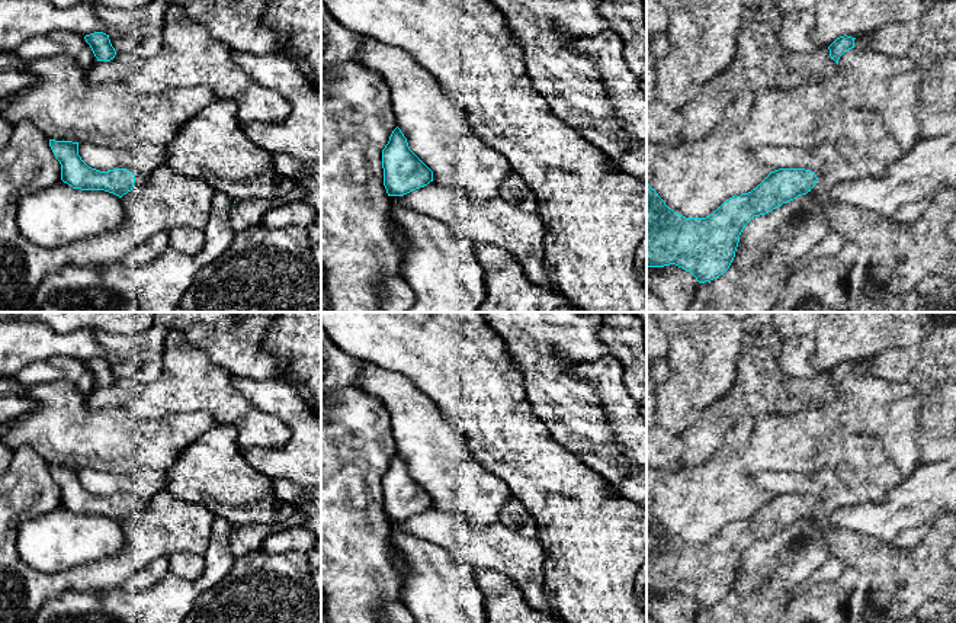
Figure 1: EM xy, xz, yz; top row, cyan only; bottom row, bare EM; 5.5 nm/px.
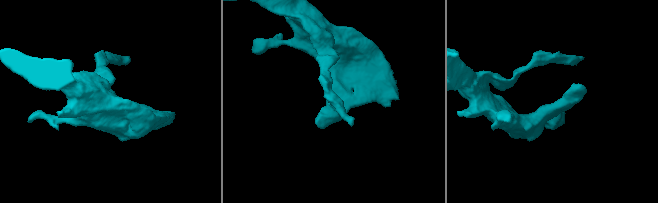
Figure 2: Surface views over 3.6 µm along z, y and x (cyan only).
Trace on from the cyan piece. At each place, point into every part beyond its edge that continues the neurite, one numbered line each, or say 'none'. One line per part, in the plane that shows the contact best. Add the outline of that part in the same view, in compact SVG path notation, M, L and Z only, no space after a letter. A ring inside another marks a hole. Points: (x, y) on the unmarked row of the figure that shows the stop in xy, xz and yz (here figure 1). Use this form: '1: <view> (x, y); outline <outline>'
1: yz (814, 527); outline M822 500L806 520L796 523L802 529L802 539L805 542L827 542L822 536L834 532L830 524L834 511L835 508L828 507L827 500Z

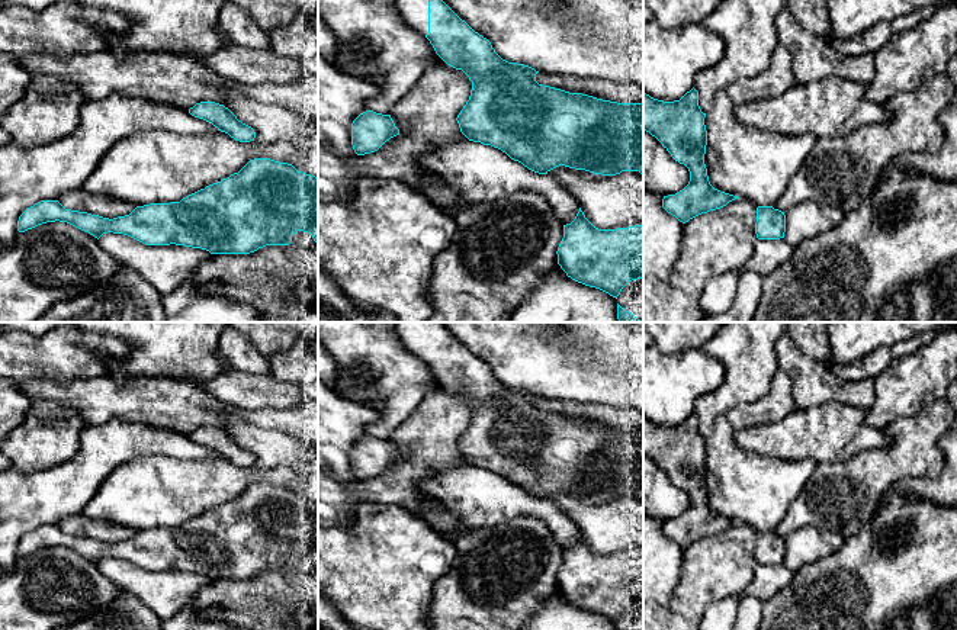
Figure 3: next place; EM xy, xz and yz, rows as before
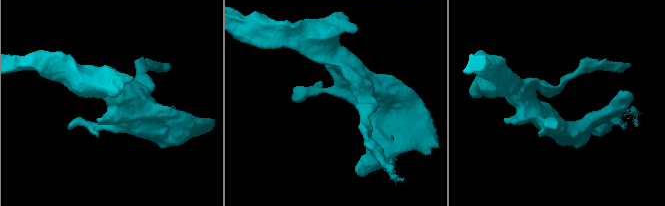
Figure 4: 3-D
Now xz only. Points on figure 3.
1: xz (414, 336); outline M395 322L401 341L421 360L428 359L428 327L434 322Z

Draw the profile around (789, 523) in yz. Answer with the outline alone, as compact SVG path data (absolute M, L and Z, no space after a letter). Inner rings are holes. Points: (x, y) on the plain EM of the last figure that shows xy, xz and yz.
M947 398L937 399L915 417L889 424L884 428L889 437L886 447L860 451L844 462L818 463L773 533L786 537L805 525L820 527L844 537L858 533L877 511L879 501L889 486L908 479L937 478L942 472L945 456L938 441L953 425L956 425L956 417L950 402Z

